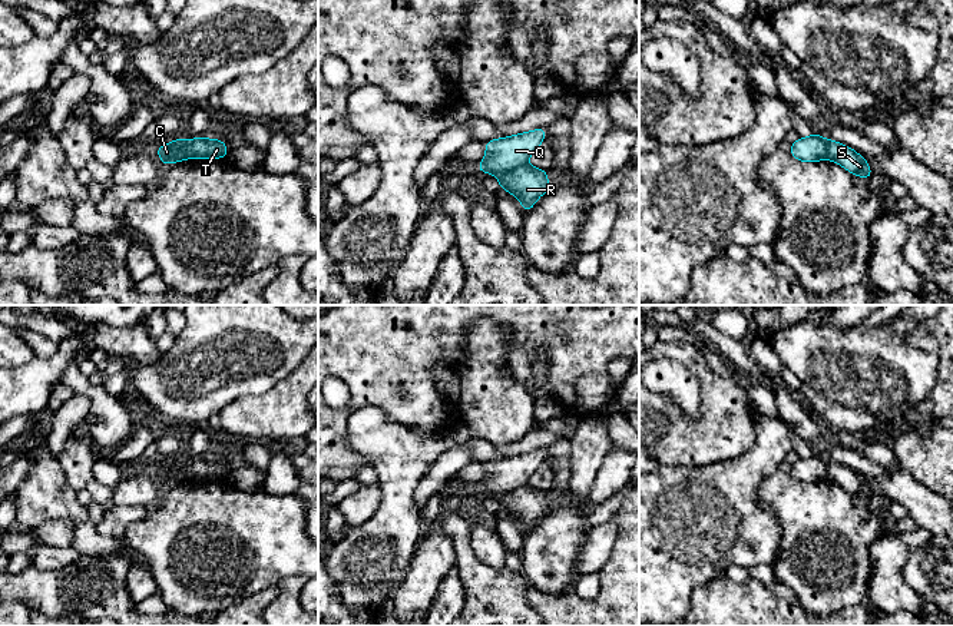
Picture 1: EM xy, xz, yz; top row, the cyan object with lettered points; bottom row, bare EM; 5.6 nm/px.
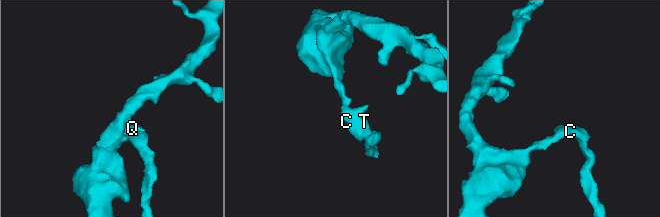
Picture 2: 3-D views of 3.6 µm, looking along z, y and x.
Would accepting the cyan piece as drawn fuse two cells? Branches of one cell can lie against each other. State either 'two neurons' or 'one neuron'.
two neurons

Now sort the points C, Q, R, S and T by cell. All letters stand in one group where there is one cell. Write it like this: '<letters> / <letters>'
C Q / R S T

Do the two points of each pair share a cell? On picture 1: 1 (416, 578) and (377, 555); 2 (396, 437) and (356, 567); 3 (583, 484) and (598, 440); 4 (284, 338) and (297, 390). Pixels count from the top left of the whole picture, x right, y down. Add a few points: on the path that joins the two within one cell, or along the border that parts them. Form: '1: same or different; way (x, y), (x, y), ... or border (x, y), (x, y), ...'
1: different; border (420, 542), (404, 579), (391, 596)
2: same; way (396, 470), (396, 527), (389, 535)
3: same; way (583, 473), (588, 451)
4: different; border (303, 360), (267, 391)

